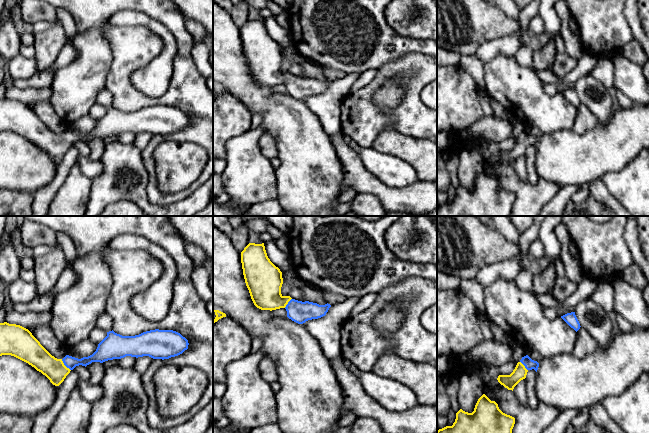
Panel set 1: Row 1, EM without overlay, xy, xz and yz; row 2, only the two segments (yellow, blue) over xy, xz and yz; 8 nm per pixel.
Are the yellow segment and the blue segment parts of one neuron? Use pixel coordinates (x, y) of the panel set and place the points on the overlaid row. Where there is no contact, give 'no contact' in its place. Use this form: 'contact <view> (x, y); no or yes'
contact xy (64, 365); yes

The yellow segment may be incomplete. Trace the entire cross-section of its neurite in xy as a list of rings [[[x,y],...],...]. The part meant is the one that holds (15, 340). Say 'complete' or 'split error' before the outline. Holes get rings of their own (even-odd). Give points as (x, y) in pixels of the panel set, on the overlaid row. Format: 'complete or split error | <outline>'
split error | [[[0,323],[0,356],[14,356],[45,375],[59,386],[76,366],[92,362],[103,363],[126,356],[169,359],[188,349],[188,340],[173,330],[150,330],[135,336],[122,336],[113,330],[98,344],[96,351],[81,359],[66,355],[63,359],[52,356],[32,335],[16,324]]]

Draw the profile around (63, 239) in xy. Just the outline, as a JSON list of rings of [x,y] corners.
[[[62,231],[57,232],[57,243],[62,247],[68,267],[71,267],[78,255],[75,245],[70,236]]]

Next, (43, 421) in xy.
[[[71,370],[64,381],[58,386],[56,398],[51,407],[33,417],[32,433],[49,433],[50,427],[64,407],[71,391],[76,388],[79,379],[78,373],[75,370]]]

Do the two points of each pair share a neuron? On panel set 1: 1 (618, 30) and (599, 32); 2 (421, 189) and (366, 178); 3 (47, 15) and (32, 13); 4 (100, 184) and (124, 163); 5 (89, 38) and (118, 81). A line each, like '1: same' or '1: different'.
1: same
2: same
3: same
4: same
5: different

